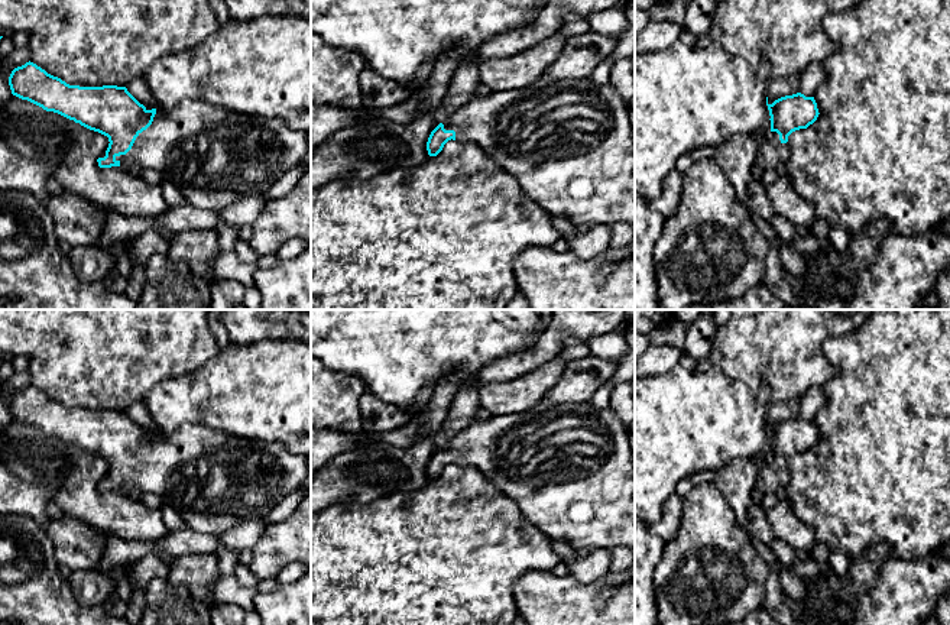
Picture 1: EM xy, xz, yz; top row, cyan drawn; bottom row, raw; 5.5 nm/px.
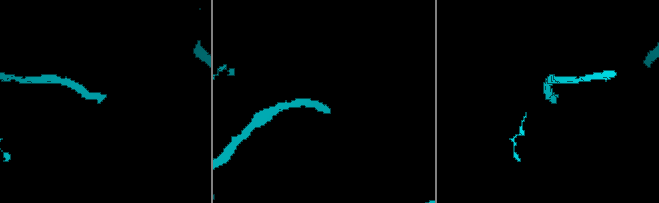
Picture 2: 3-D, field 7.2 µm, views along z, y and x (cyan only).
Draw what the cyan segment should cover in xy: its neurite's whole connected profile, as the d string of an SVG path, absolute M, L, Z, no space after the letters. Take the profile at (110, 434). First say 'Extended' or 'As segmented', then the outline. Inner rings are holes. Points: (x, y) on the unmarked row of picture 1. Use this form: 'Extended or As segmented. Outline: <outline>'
Extended. Outline: M30 385L12 395L9 409L13 420L107 460L110 467L106 480L97 483L100 492L123 490L134 496L140 492L156 493L165 505L179 514L185 527L197 532L223 535L226 531L244 521L265 516L286 495L296 490L309 475L307 456L292 454L279 443L241 438L239 435L224 434L204 424L191 422L182 425L185 428L182 433L169 437L159 431L147 434L126 411L69 409Z

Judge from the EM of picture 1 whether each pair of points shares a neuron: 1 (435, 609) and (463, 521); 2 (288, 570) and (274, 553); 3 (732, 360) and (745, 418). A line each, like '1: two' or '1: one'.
1: one
2: two
3: two

